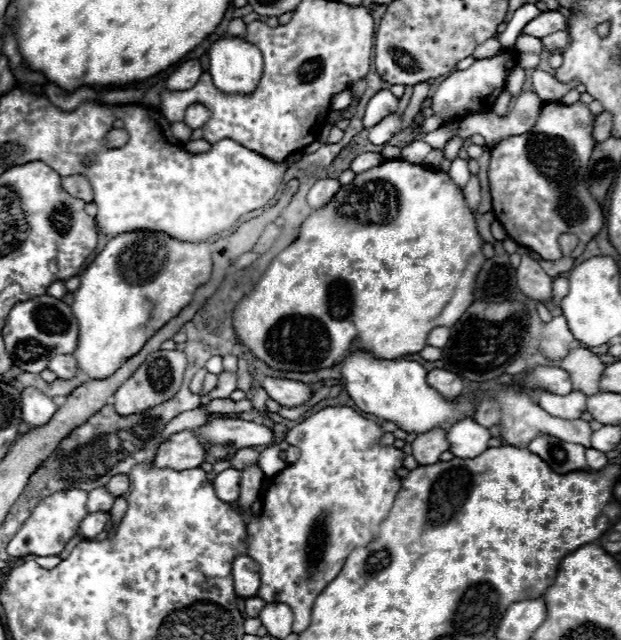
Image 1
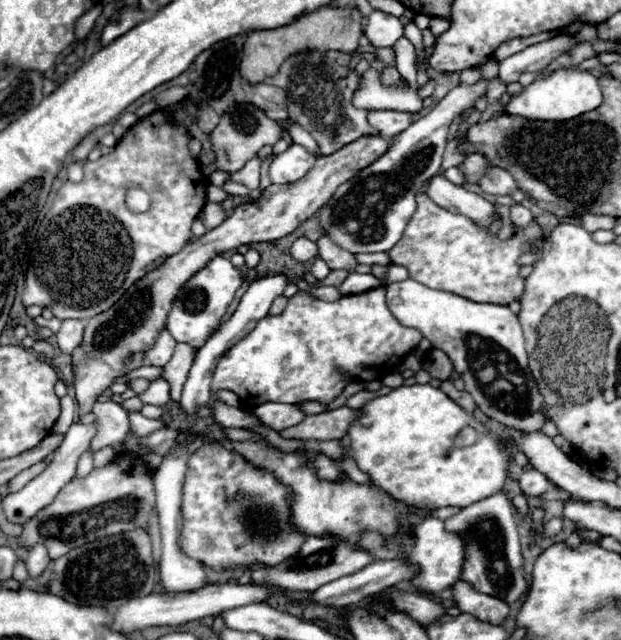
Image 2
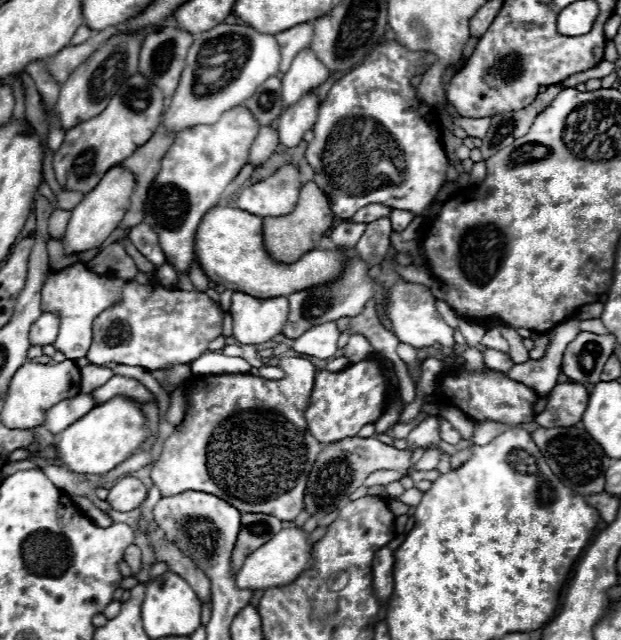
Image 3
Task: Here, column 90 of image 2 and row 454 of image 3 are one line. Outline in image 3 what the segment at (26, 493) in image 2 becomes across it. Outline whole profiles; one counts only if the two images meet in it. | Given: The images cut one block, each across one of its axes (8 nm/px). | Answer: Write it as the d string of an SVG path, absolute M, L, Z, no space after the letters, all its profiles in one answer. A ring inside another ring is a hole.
M426 450L422 454L422 458L416 462L416 470L418 472L428 472L428 470L434 470L440 462L440 450Z

